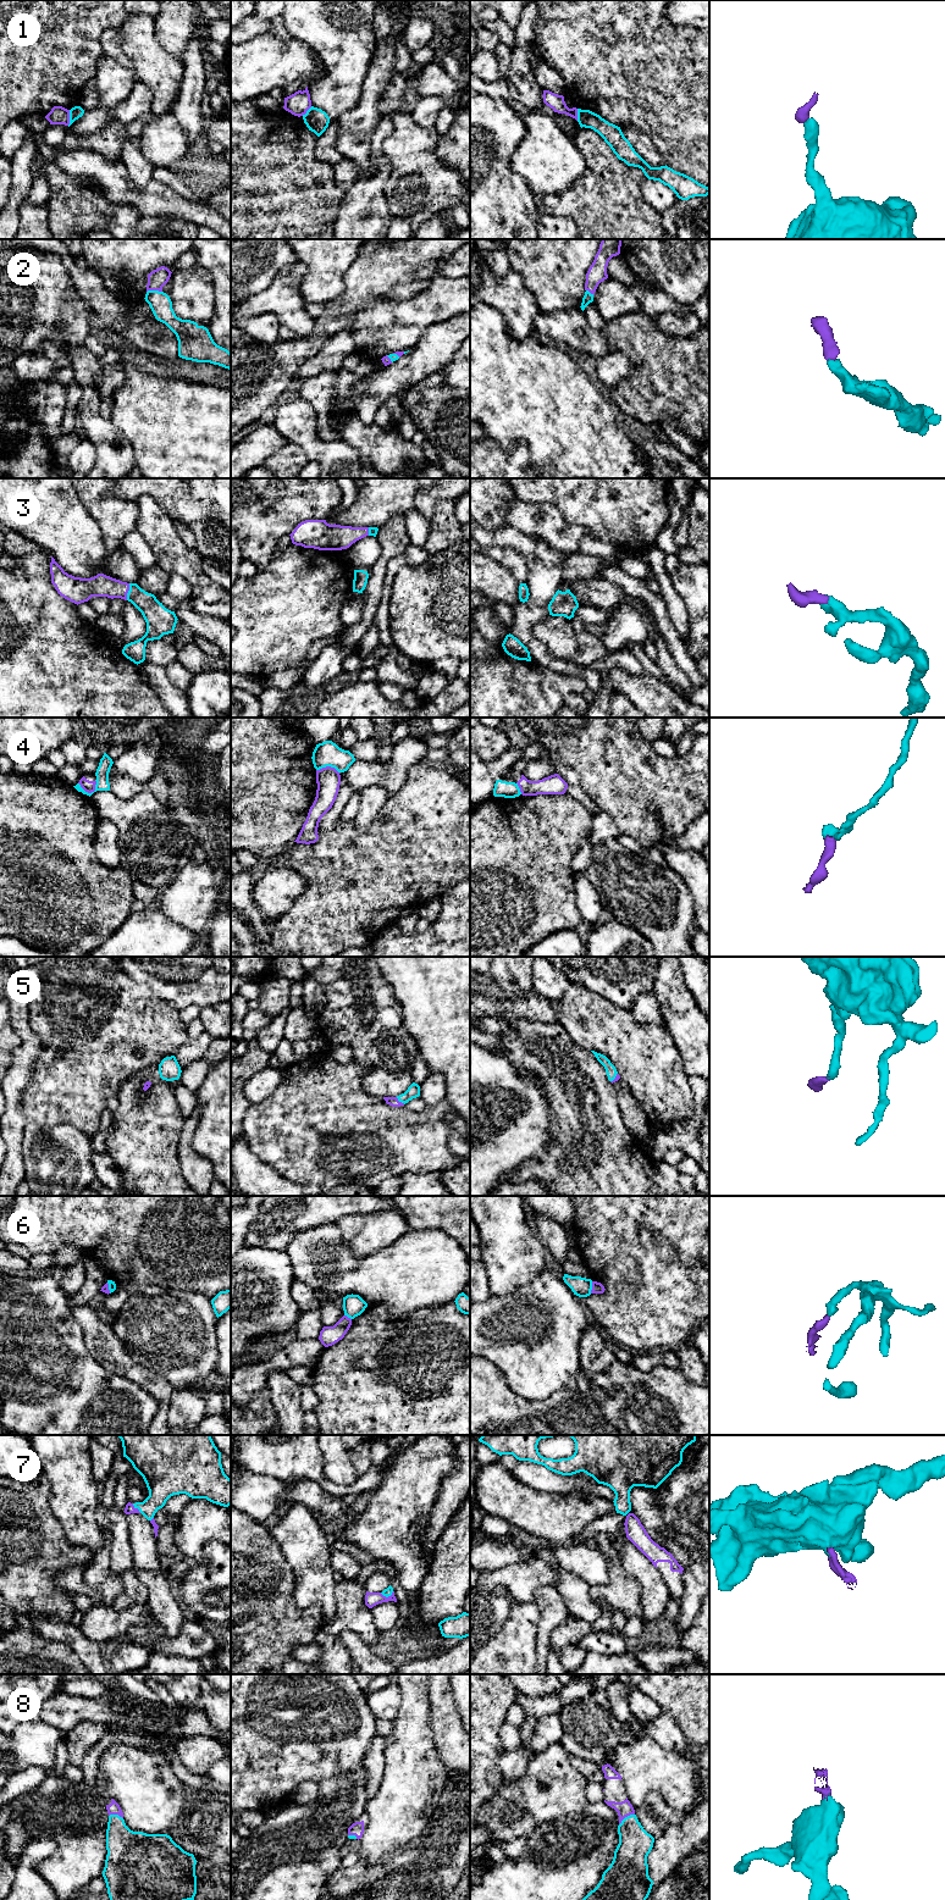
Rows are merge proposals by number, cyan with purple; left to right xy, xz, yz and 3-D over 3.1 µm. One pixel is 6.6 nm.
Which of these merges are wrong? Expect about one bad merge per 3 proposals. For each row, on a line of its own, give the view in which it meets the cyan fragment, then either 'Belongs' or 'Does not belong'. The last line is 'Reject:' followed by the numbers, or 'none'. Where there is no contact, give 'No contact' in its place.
1: Touches cyan in xy. Does not belong
2: Touches cyan in xy. Belongs
3: Touches cyan in xy. Belongs
4: Touches cyan in xy. Does not belong
5: Touches cyan in xz. Belongs
6: Touches cyan in yz. Does not belong
7: Touches cyan in xy. Belongs
8: Touches cyan in yz. Belongs
Reject: 1, 4, 6

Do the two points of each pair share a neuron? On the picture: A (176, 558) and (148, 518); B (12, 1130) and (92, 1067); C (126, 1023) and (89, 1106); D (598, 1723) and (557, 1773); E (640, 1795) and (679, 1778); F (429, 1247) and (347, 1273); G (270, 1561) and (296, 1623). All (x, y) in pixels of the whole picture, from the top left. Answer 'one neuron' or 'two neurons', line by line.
A: one neuron
B: two neurons
C: one neuron
D: two neurons
E: one neuron
F: one neuron
G: one neuron

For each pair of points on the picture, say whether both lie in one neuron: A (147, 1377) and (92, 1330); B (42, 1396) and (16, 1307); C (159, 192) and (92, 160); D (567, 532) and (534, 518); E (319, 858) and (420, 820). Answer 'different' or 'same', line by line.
A: same
B: same
C: same
D: same
E: same

